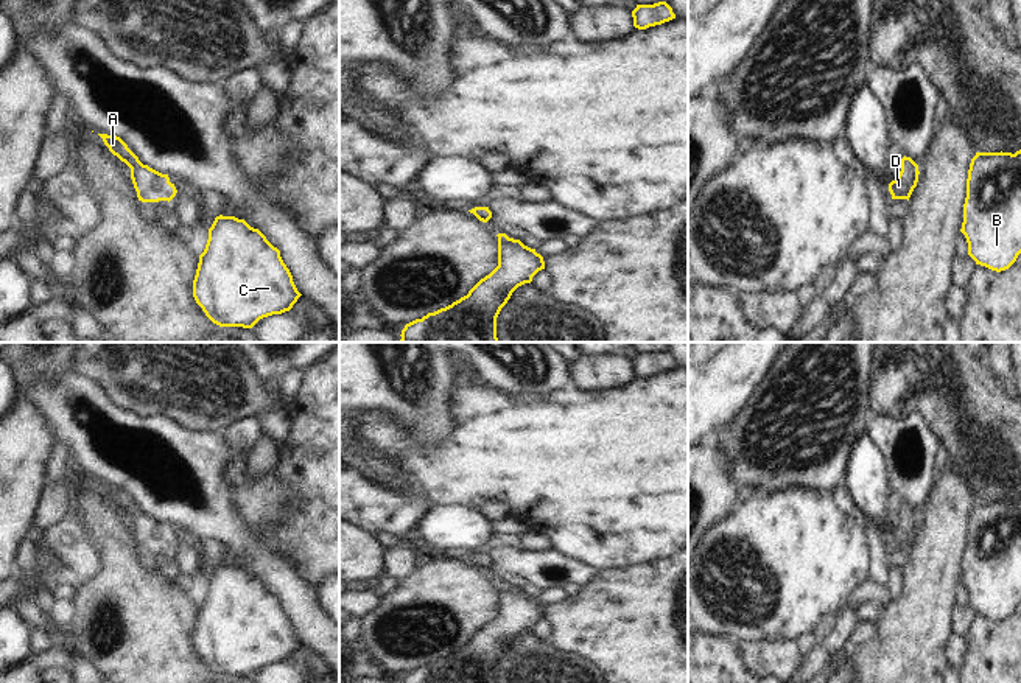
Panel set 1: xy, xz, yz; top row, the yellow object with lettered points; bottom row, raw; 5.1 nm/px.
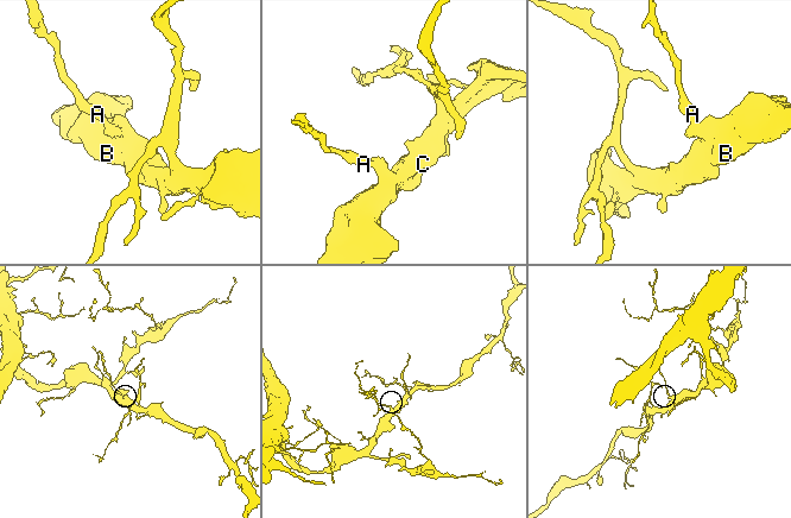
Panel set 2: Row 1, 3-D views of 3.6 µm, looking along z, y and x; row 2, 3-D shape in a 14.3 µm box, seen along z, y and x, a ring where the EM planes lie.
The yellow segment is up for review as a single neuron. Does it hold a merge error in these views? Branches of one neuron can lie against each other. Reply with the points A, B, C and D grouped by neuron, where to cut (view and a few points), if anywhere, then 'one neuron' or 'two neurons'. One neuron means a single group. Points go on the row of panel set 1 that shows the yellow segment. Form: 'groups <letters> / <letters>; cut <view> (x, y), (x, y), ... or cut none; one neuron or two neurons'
groups A B C D; cut none; one neuron

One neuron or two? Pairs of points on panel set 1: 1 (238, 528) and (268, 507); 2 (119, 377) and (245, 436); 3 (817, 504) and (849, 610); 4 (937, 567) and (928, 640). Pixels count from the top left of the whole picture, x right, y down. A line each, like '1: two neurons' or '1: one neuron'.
1: two neurons
2: two neurons
3: two neurons
4: one neuron

